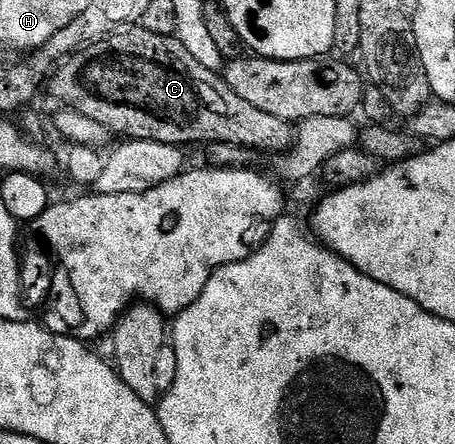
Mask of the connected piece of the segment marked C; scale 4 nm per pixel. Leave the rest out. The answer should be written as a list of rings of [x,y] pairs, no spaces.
[[[142,25],[124,29],[118,35],[110,35],[108,39],[86,47],[78,55],[72,55],[54,72],[49,91],[50,87],[52,93],[63,102],[60,104],[89,117],[89,121],[97,121],[97,125],[105,125],[112,136],[124,135],[124,140],[127,141],[144,139],[181,148],[186,148],[187,143],[227,143],[251,153],[282,153],[294,144],[297,134],[296,124],[281,117],[273,117],[273,113],[256,109],[254,105],[249,105],[249,101],[241,101],[241,97],[237,97],[237,93],[229,89],[222,74],[205,69],[205,65],[196,61],[178,39],[149,33]]]

